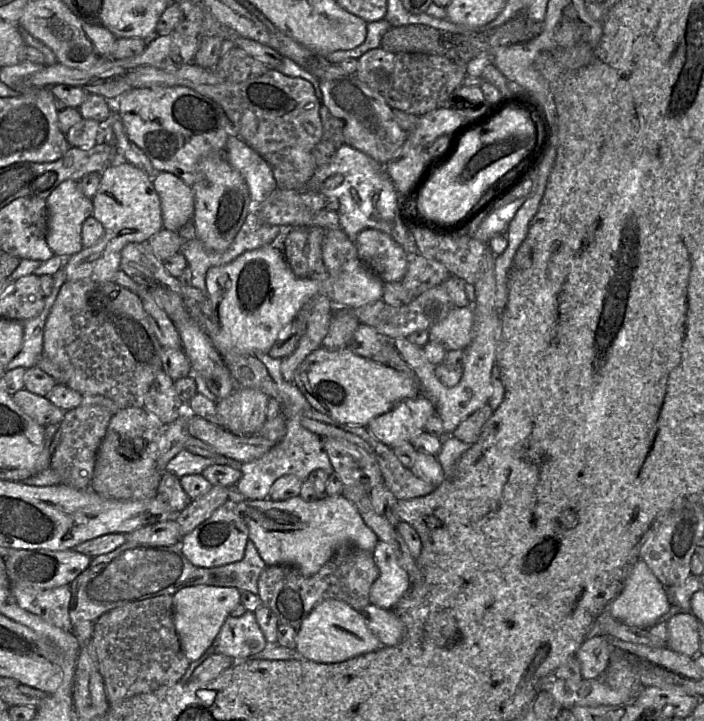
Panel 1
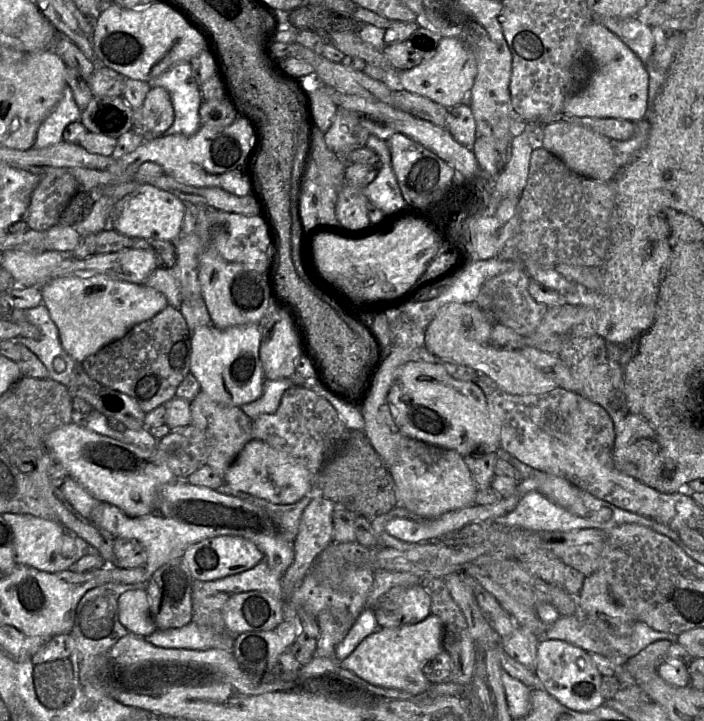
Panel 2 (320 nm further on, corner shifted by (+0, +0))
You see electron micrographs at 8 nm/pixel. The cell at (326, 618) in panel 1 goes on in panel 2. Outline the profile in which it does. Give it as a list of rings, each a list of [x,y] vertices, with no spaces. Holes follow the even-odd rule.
[[[432,613],[415,624],[378,628],[363,639],[340,666],[375,686],[420,695],[432,685],[424,674],[423,667],[444,649],[443,636],[443,622]]]

